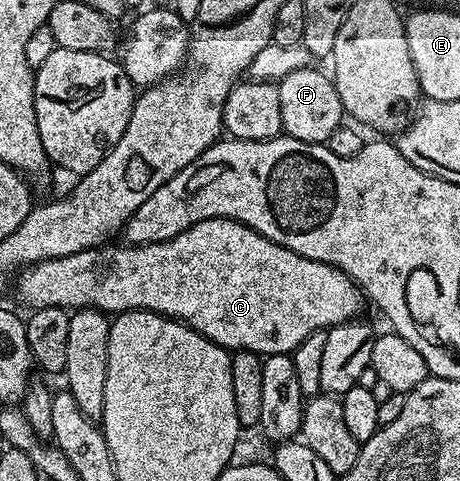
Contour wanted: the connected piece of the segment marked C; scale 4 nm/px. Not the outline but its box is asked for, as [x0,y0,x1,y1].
[16,220,364,356]

